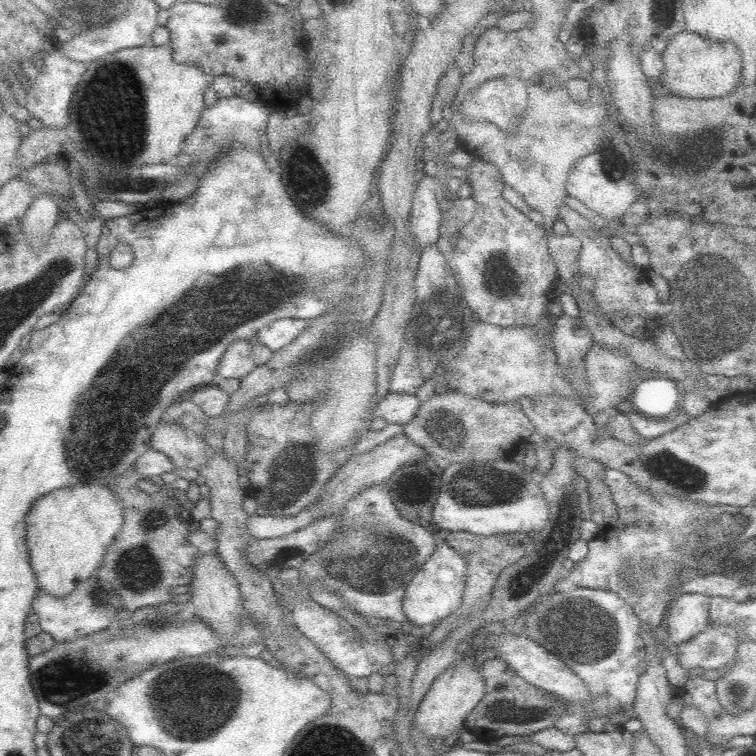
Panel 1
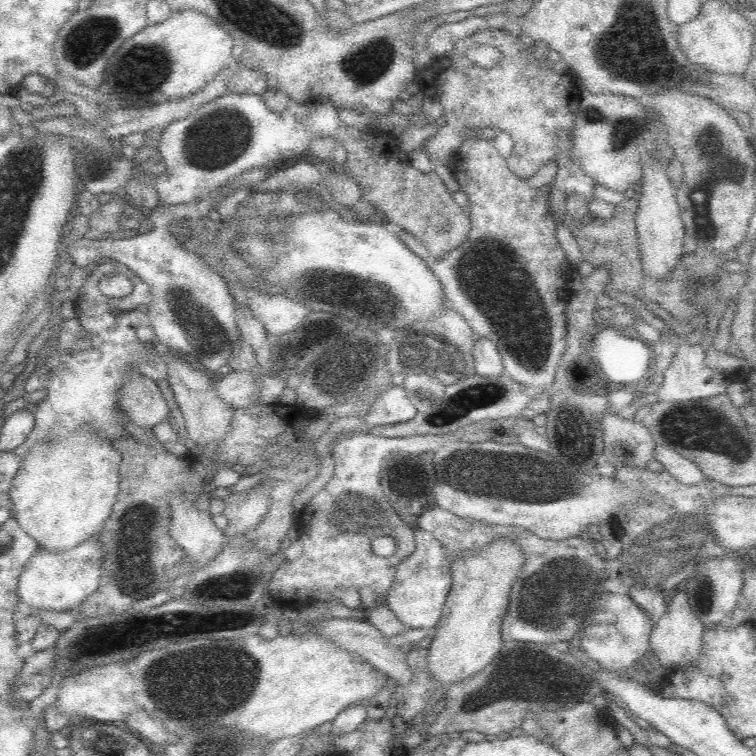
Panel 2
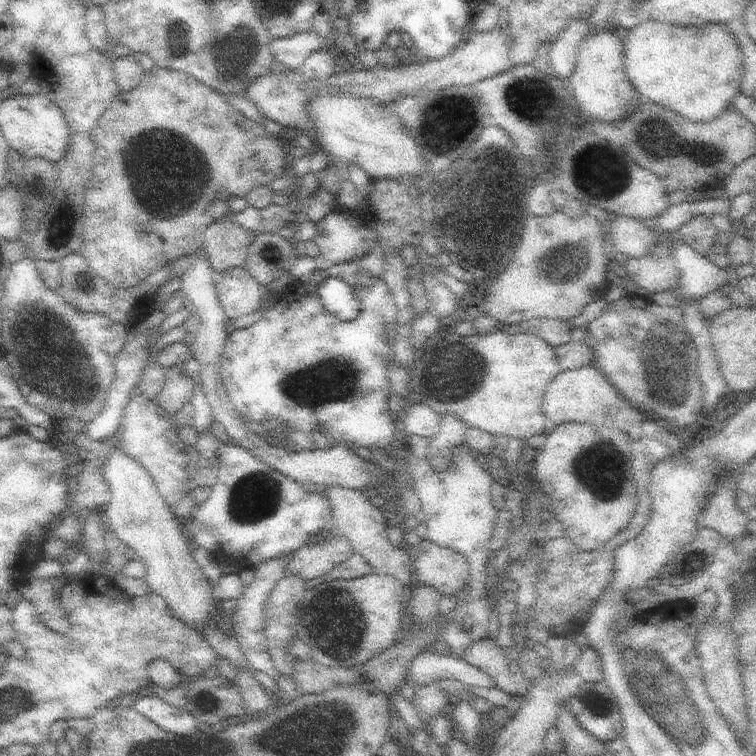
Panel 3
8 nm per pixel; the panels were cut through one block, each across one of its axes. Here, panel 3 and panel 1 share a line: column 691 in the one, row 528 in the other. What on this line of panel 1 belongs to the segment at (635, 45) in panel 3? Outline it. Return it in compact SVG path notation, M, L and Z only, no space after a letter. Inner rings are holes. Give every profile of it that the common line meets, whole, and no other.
M78 484L42 496L26 516L26 546L30 564L38 578L40 590L54 598L68 596L74 588L88 580L102 564L102 556L110 542L124 526L124 508L110 486Z

